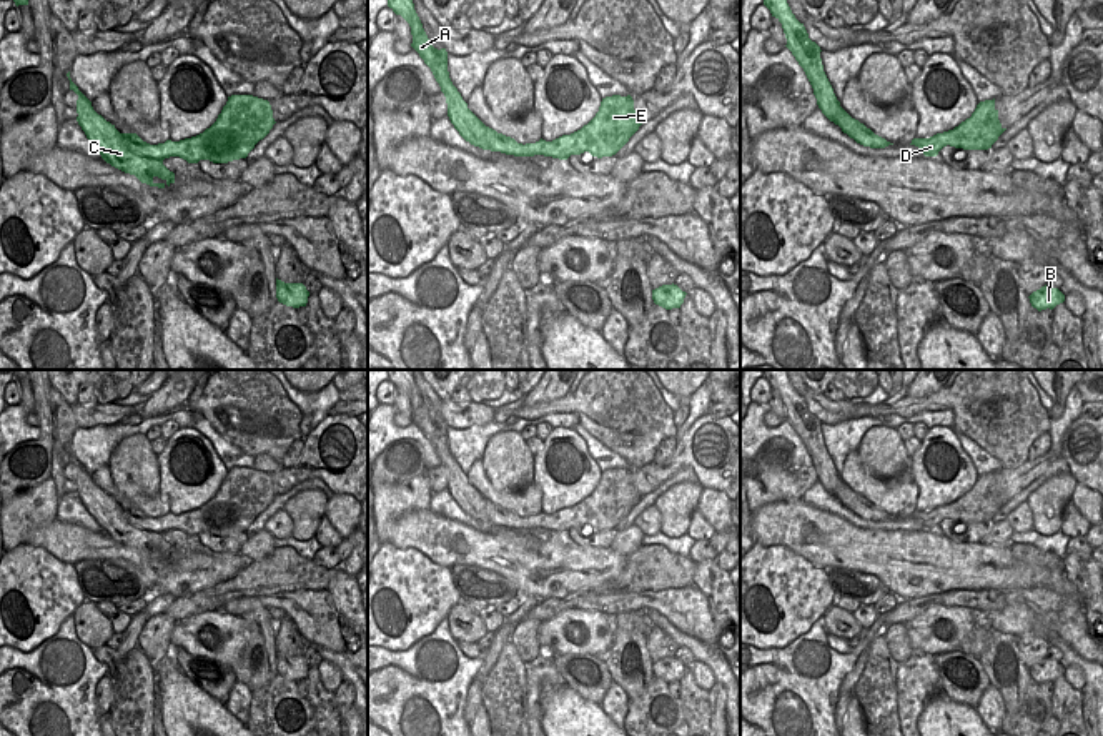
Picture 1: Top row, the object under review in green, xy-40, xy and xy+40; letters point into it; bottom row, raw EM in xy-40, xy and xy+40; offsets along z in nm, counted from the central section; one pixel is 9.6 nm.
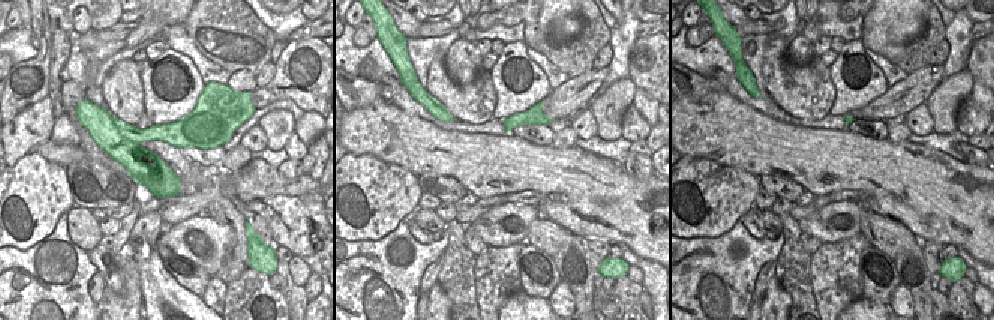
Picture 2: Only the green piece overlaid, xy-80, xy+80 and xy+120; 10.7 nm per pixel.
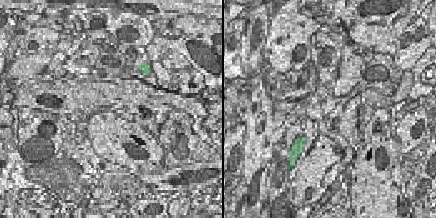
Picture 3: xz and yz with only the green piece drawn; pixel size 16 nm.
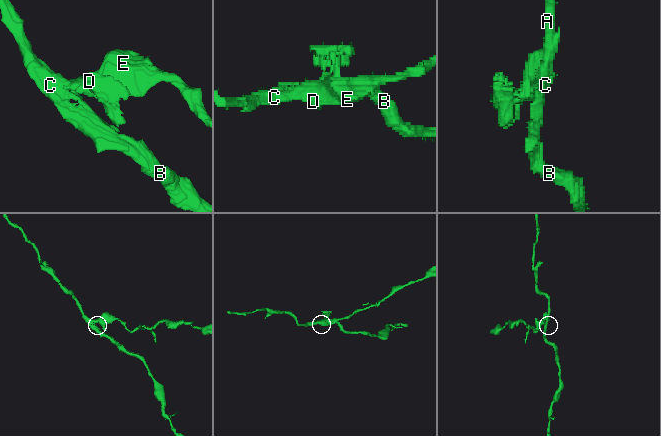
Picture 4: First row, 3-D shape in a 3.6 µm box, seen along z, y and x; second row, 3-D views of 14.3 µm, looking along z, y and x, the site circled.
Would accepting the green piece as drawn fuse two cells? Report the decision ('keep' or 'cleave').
cleave

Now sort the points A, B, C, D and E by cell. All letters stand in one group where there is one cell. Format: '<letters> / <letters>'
A B C / D E

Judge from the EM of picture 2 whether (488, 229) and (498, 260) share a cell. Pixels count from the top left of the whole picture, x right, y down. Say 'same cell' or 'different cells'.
different cells

